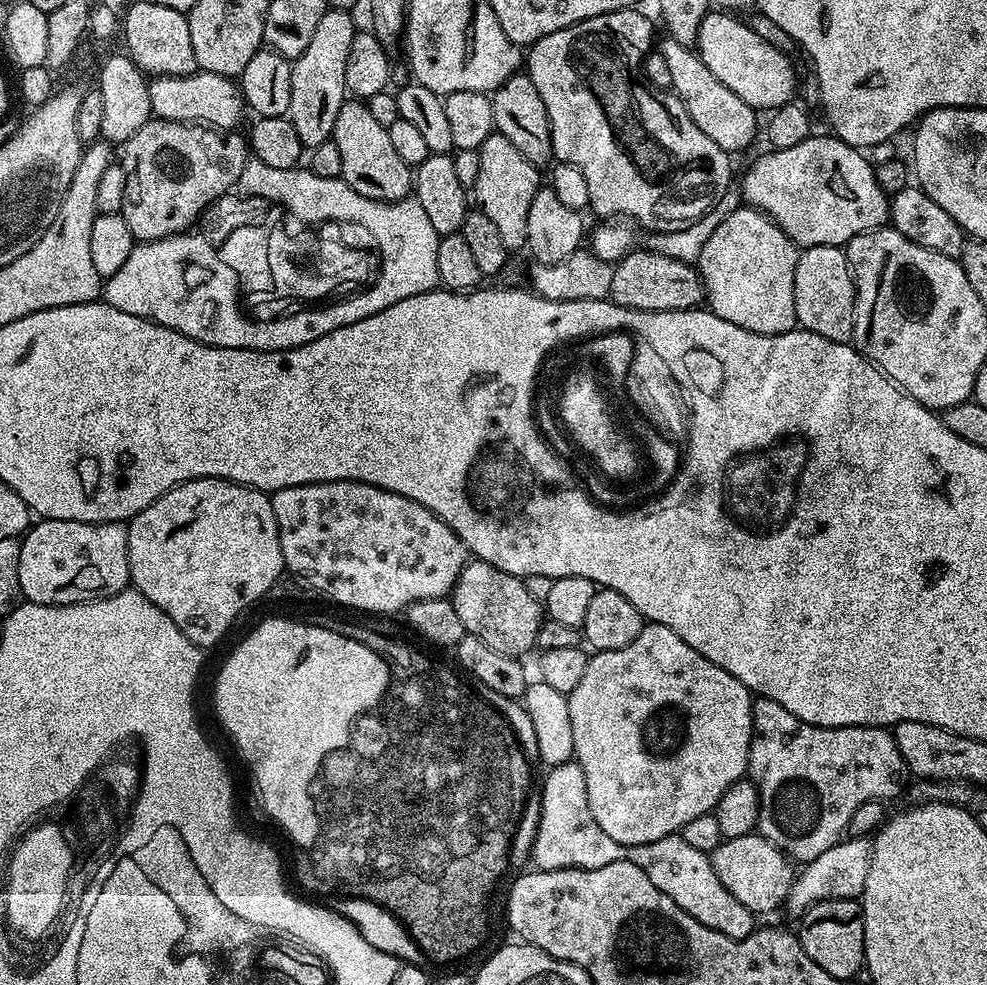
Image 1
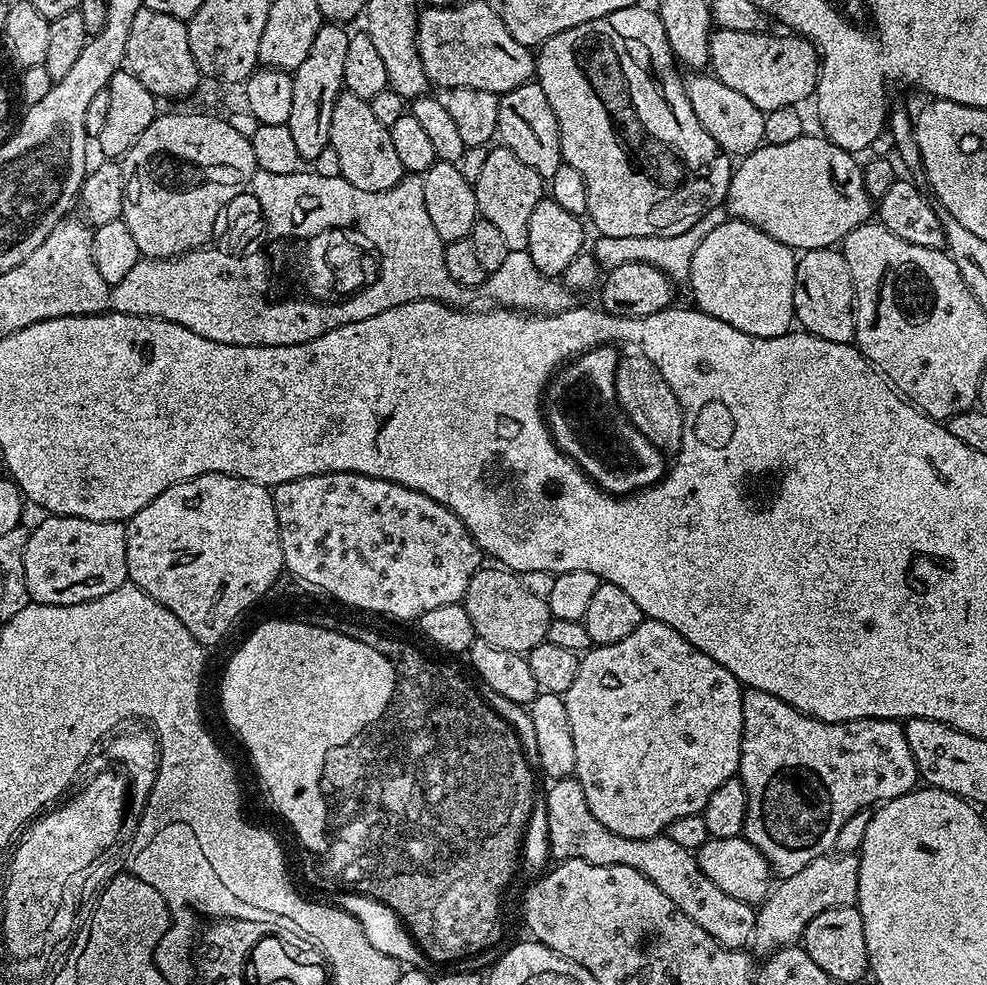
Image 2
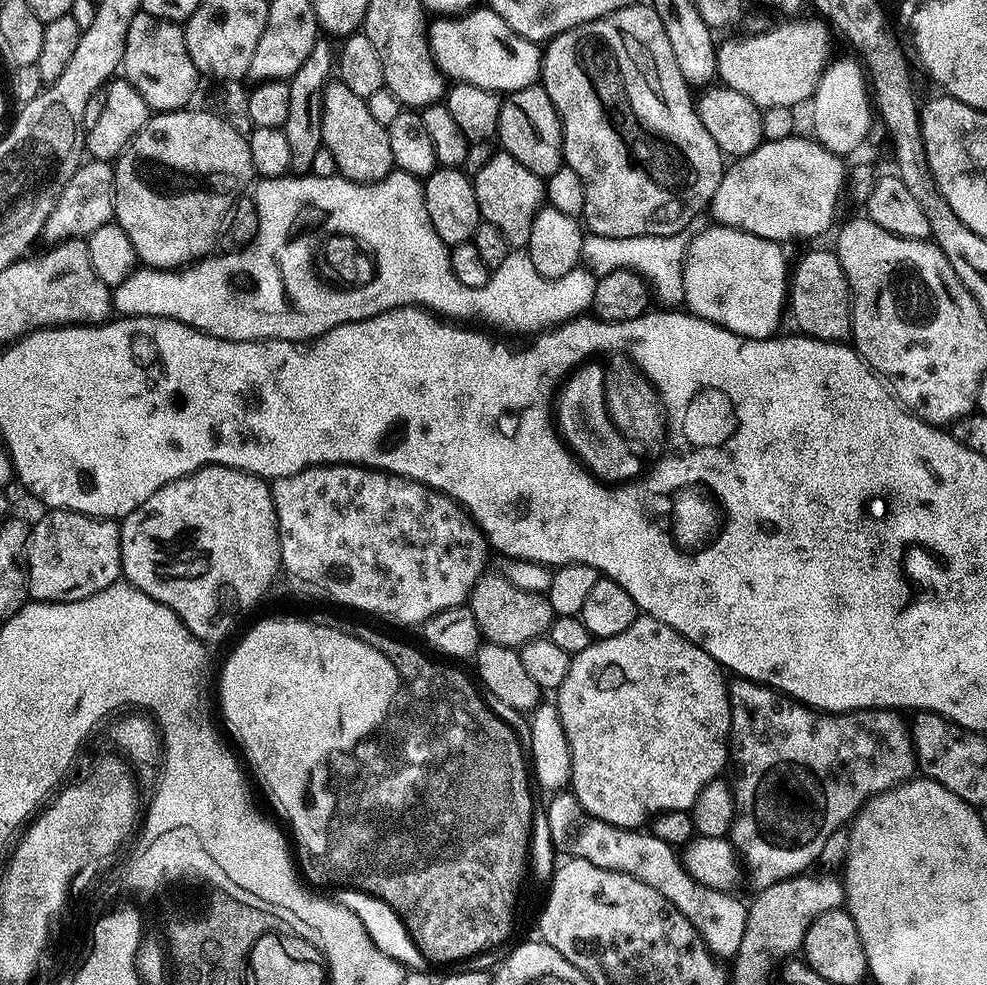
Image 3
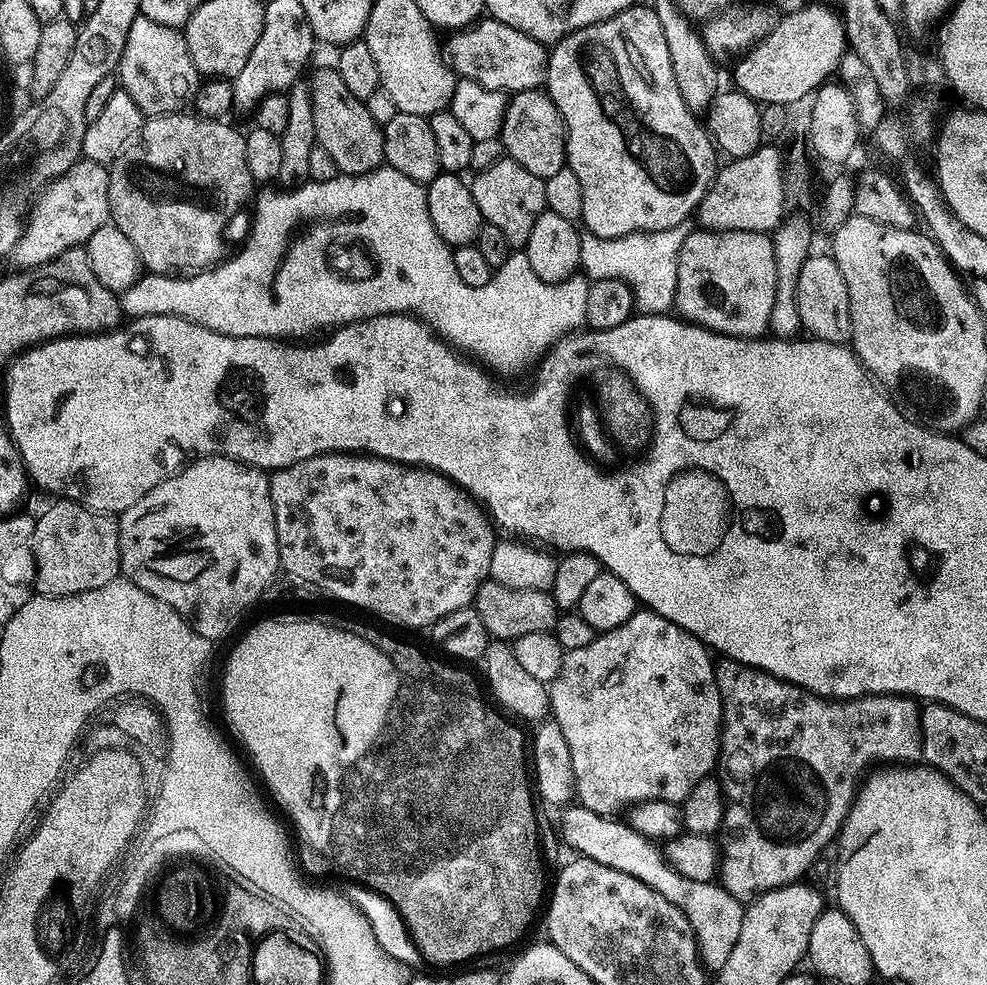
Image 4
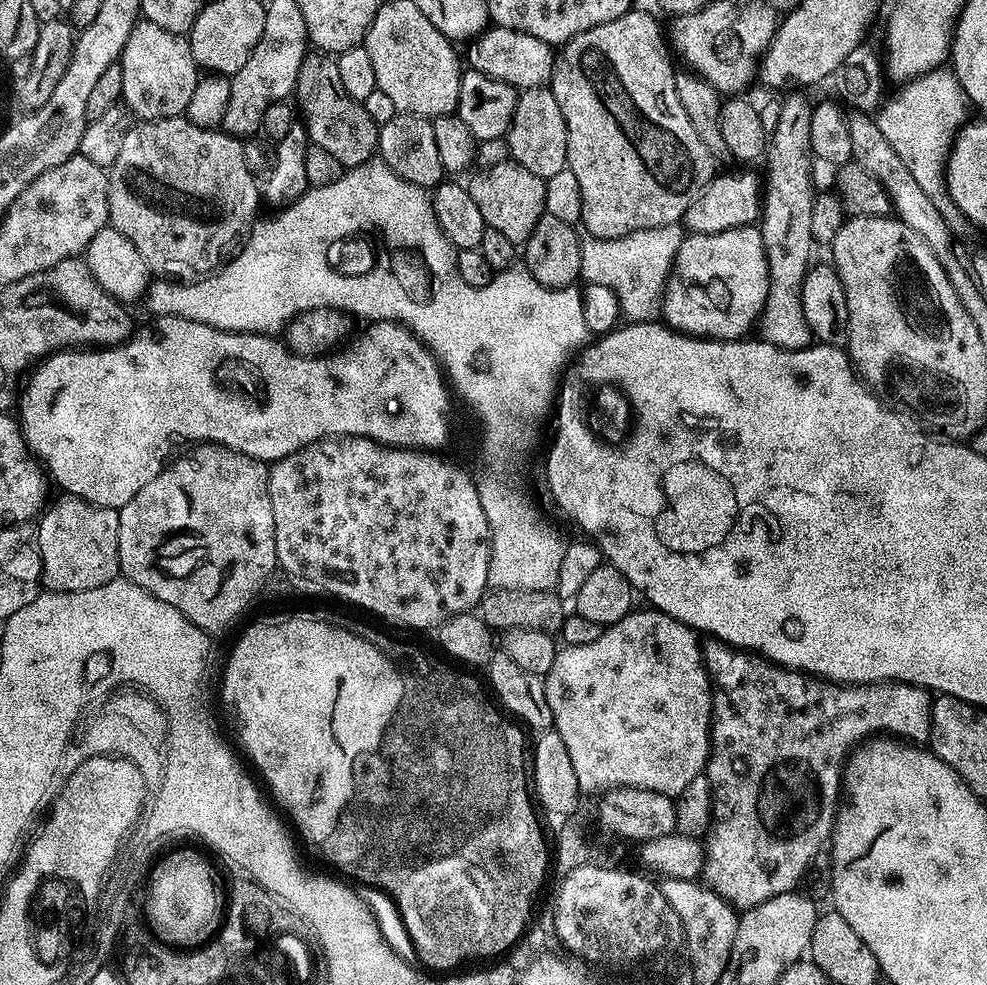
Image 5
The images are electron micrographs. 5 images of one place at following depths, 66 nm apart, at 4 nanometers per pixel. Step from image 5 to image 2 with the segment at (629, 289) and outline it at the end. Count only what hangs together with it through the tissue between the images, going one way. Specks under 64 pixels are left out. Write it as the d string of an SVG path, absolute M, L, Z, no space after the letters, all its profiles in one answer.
M713 206L700 217L698 222L694 222L694 226L690 226L690 230L685 230L683 234L647 236L646 238L610 238L609 236L597 235L595 237L596 245L593 248L591 245L590 252L595 257L599 267L604 270L617 268L630 262L638 262L662 270L665 276L673 282L679 282L679 280L684 282L688 279L688 271L690 270L690 262L694 258L694 250L698 248L702 238L706 238L706 234L710 234L710 230L718 230L718 226L722 226L725 219L725 209L720 206Z

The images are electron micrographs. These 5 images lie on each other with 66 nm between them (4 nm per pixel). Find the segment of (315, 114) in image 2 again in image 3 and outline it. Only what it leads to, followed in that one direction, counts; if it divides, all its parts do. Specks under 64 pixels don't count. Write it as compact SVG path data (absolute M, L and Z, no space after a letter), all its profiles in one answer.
M318 42L314 50L302 62L299 70L287 81L290 90L290 114L286 114L283 130L286 134L286 143L290 148L289 169L296 174L308 174L312 171L314 154L322 146L322 120L320 106L324 95L324 86L334 72L334 52Z

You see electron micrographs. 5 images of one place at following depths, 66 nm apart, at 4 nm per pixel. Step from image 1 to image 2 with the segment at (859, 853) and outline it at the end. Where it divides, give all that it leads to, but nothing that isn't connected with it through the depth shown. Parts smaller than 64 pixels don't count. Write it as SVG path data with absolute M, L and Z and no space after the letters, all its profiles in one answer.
M825 854L814 858L798 874L785 876L780 885L773 887L768 897L755 909L756 925L752 930L752 940L763 954L771 954L778 948L795 945L801 939L810 922L822 910L848 906L856 898L856 879L858 878L858 859L852 856Z

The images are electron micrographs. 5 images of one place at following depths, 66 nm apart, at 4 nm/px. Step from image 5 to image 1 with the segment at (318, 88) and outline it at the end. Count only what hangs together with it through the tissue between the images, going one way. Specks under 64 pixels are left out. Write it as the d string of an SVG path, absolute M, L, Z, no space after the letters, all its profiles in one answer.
M356 98L345 99L338 119L334 121L332 140L342 157L342 179L358 194L375 200L402 200L413 191L414 172L390 142L388 125L378 122L367 103Z

